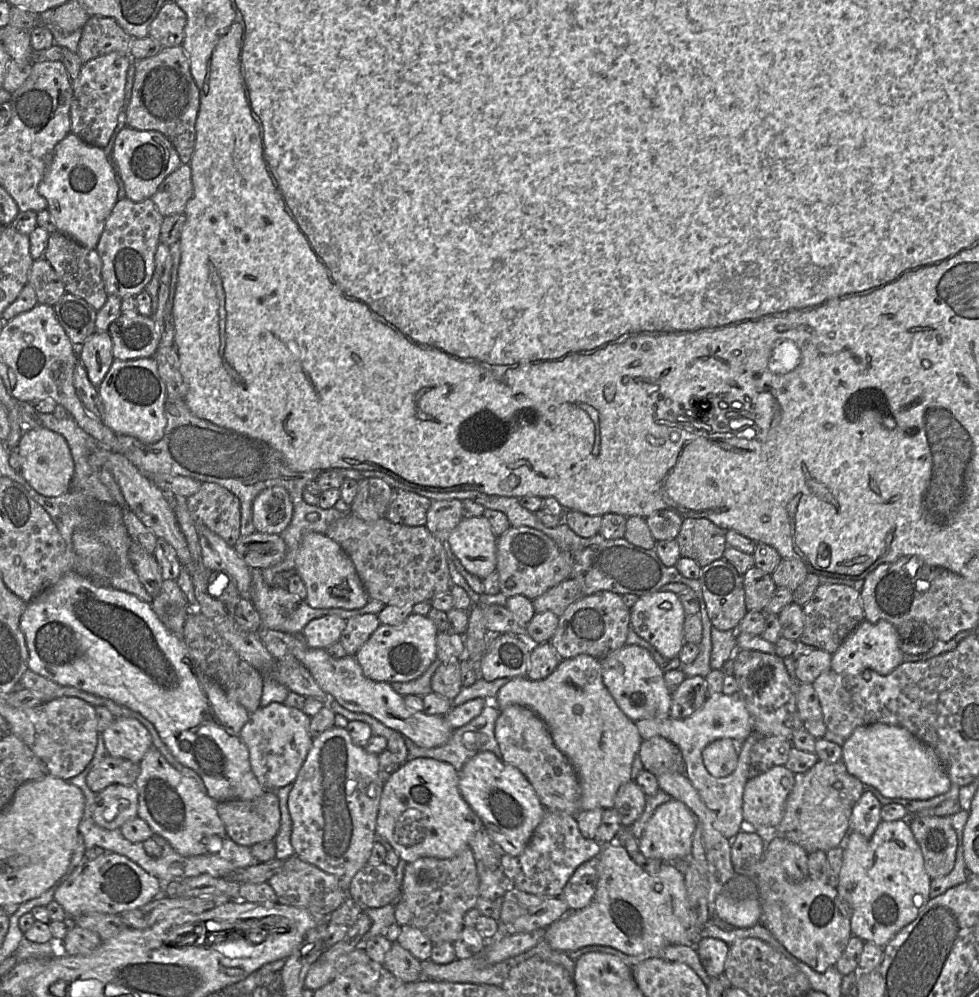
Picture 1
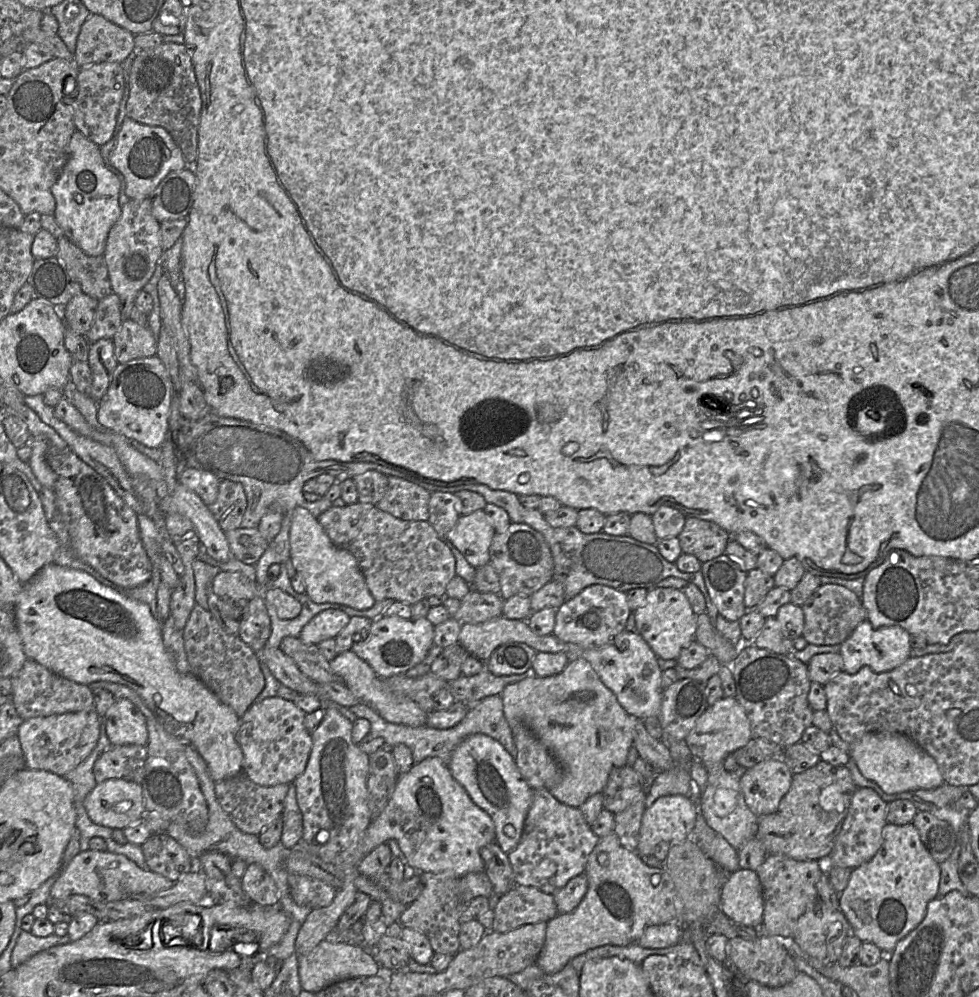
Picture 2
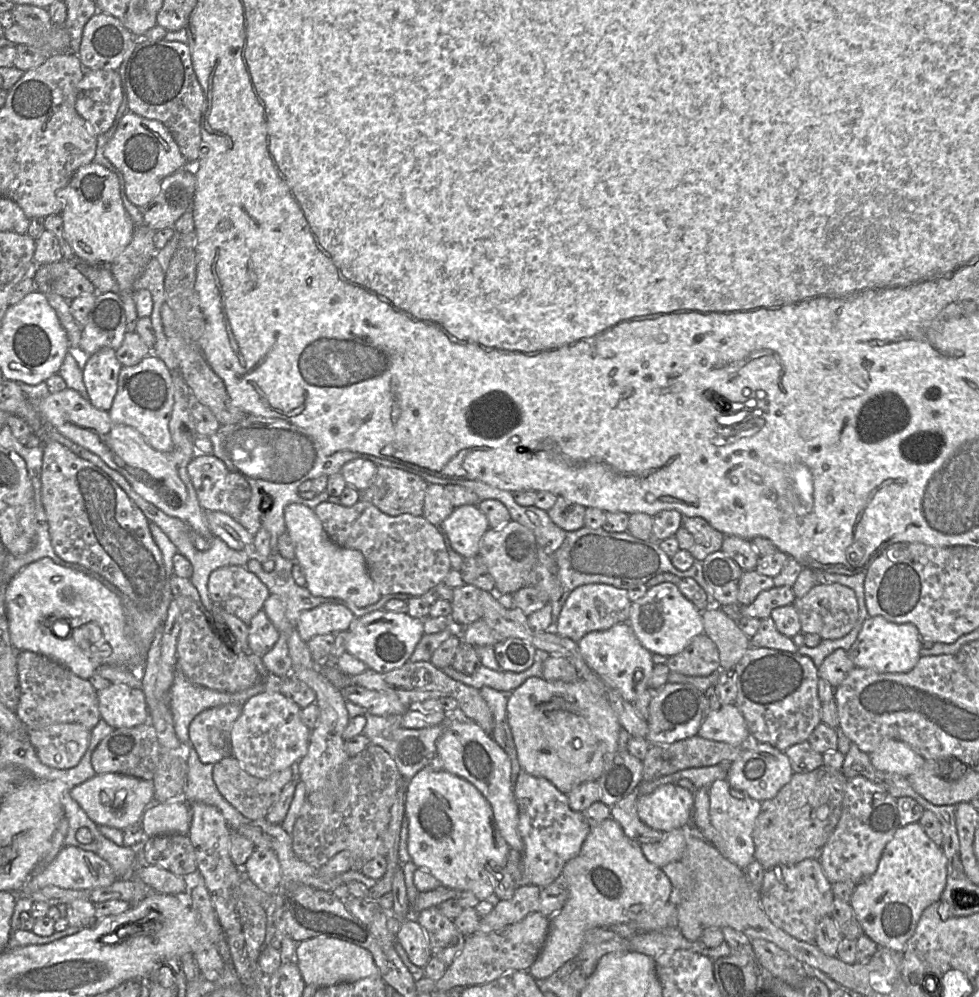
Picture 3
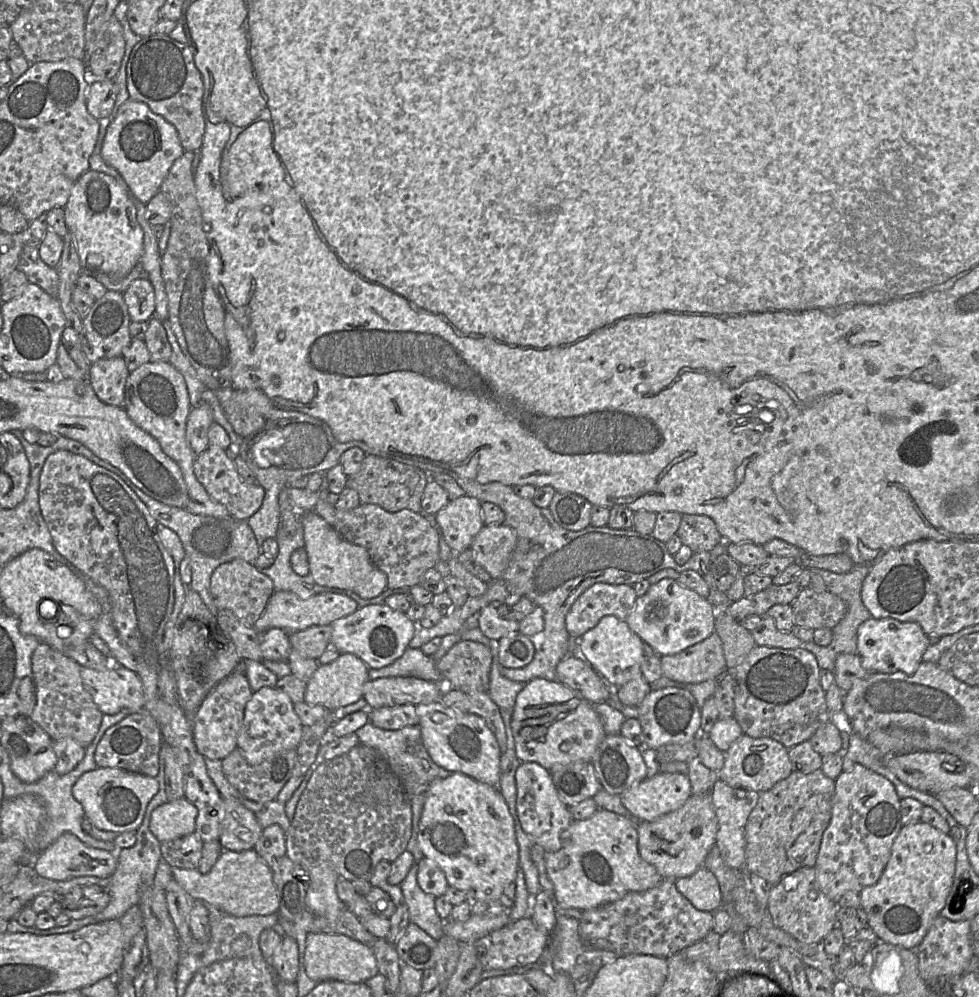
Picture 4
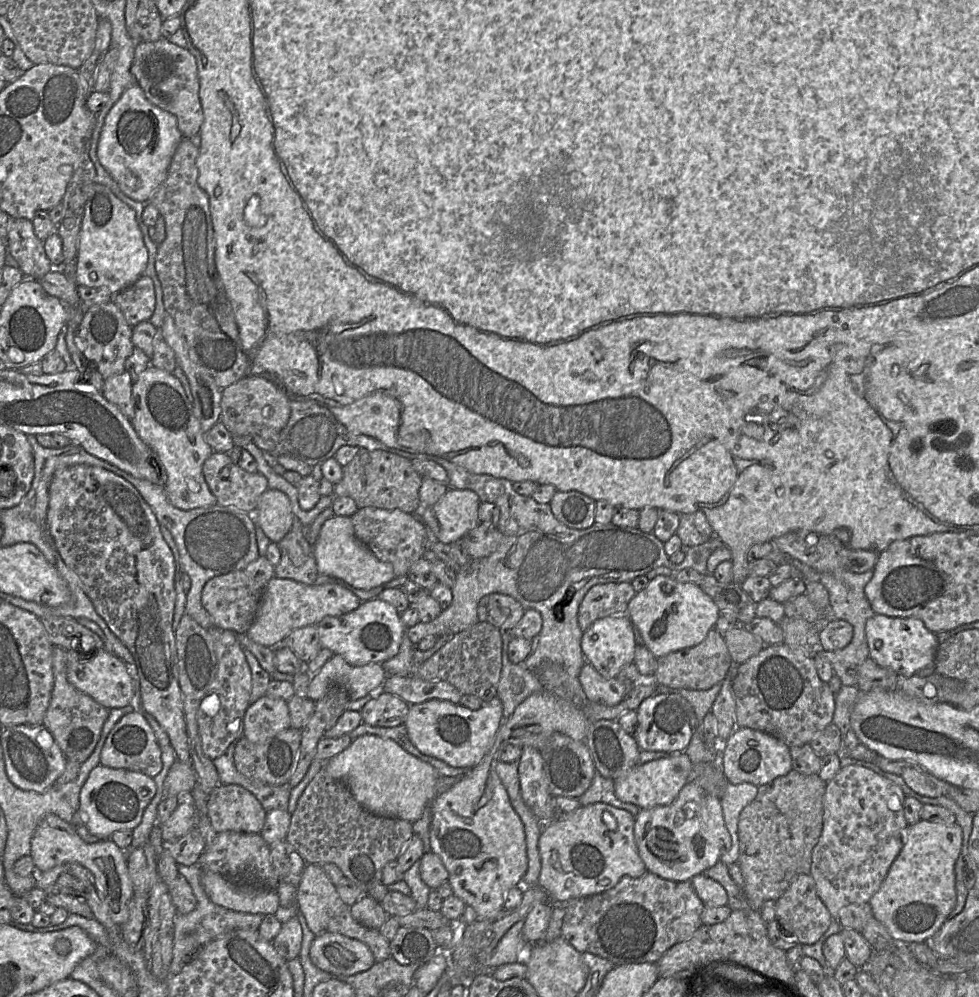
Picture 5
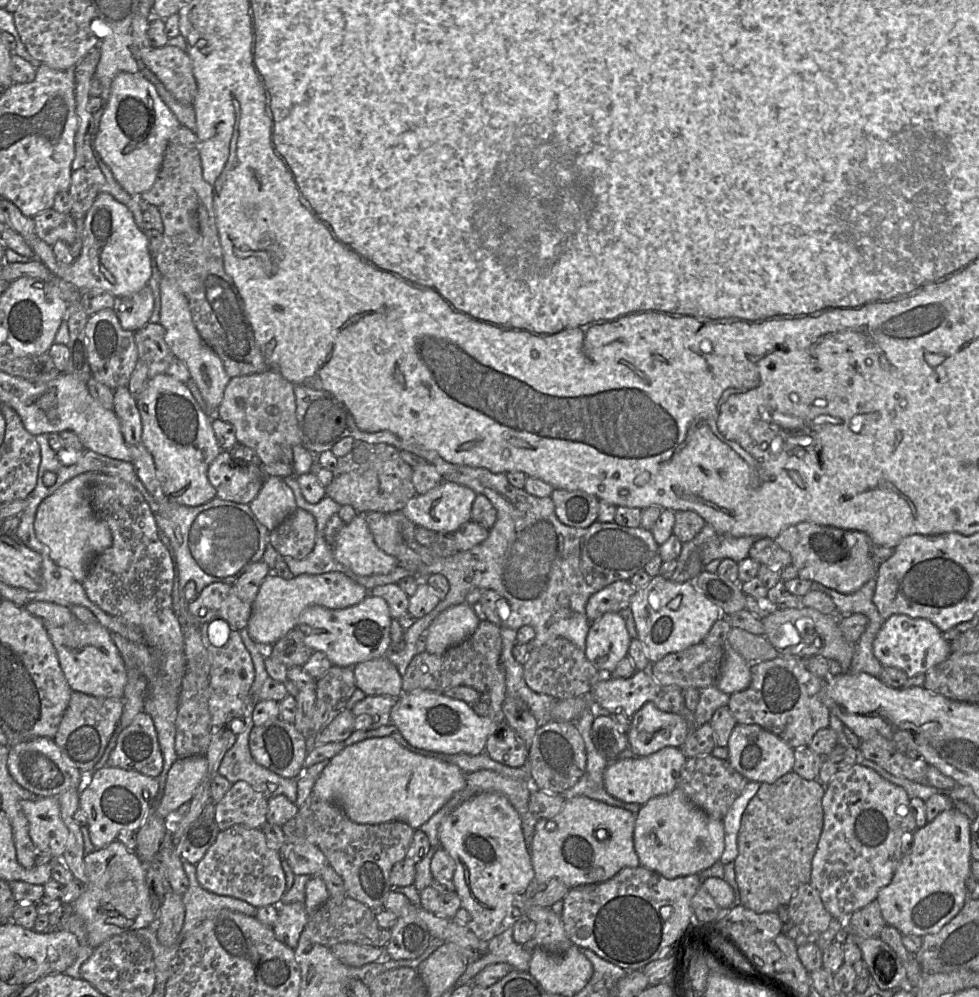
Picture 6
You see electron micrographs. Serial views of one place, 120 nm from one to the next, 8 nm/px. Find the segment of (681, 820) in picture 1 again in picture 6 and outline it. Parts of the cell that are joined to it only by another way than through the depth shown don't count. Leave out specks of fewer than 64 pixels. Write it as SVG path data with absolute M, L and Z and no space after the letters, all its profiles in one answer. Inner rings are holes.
M666 746L647 756L616 759L608 763L603 779L606 791L623 802L645 804L649 799L670 793L677 781L687 757L680 748Z

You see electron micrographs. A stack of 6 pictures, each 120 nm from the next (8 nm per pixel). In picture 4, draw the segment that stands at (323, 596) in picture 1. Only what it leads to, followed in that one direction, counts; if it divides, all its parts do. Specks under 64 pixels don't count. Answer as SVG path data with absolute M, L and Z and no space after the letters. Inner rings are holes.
M315 511L305 512L301 517L301 522L309 571L316 584L350 590L363 599L377 597L388 588L387 575L373 563L366 548L344 540Z

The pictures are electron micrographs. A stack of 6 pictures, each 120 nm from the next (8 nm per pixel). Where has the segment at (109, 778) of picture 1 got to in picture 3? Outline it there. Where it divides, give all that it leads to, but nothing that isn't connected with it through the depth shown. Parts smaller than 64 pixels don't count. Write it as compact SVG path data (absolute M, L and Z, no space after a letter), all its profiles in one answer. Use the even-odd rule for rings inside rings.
M148 721L130 728L119 728L107 735L92 754L92 766L96 774L120 773L152 781L159 762L160 747L157 733Z

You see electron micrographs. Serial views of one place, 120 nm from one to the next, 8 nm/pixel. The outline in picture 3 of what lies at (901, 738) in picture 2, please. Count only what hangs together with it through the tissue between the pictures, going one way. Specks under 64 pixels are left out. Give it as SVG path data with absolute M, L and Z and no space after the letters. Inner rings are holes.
M889 739L869 754L872 765L880 771L908 777L920 769L926 760L902 741Z

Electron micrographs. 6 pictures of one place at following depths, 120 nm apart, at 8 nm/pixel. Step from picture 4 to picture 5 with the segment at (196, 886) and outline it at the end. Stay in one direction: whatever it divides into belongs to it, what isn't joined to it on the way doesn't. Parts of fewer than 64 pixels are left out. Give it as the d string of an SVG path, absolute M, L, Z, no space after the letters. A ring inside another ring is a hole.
M205 870L201 873L201 884L213 903L234 911L275 914L280 906L276 889L237 884Z

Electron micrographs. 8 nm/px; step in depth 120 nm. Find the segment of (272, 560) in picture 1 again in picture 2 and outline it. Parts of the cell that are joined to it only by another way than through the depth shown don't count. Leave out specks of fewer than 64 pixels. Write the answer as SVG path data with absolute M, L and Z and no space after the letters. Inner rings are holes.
M240 527L225 533L232 557L245 564L255 565L270 544L257 528Z

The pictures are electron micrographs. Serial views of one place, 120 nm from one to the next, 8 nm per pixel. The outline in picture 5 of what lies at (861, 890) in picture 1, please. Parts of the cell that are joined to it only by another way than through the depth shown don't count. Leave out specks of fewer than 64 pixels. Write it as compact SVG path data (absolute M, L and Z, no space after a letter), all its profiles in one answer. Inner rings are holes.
M921 819L908 826L899 855L890 866L878 891L869 900L873 916L887 928L894 940L906 944L929 941L947 920L956 904L954 868L962 841L963 830L957 823L948 825Z

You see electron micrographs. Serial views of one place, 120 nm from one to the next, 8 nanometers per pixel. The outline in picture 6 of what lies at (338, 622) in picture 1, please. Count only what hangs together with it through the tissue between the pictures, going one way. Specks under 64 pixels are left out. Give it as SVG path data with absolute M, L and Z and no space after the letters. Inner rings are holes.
M341 572L301 574L289 580L271 573L262 582L252 603L247 631L255 643L269 648L296 628L300 615L307 607L319 605L329 609L344 609L360 603L368 594L370 591L364 586Z

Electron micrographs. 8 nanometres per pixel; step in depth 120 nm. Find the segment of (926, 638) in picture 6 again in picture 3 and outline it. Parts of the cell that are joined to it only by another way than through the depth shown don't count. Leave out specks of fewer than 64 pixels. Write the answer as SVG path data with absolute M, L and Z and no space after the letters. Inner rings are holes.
M881 616L868 617L856 640L847 651L849 658L859 668L869 668L878 673L905 673L912 670L920 659L922 638L911 623L893 623Z

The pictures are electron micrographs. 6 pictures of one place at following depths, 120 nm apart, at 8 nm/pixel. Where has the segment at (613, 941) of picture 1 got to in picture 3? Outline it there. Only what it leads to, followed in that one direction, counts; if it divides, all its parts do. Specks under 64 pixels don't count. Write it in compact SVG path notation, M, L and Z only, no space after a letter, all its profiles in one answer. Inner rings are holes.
M611 817L590 828L579 853L564 865L555 882L567 889L568 899L564 907L549 918L544 946L528 970L536 980L549 978L577 956L589 929L635 921L667 902L674 903L670 879L645 858L640 844L627 837L621 825Z

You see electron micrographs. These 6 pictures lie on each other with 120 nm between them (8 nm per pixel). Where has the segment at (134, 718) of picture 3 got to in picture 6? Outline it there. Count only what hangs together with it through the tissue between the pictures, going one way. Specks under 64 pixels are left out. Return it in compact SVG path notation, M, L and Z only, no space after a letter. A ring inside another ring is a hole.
M74 619L70 623L49 629L48 636L56 650L61 670L73 692L106 698L122 698L127 682L126 665L118 648L112 641L112 633L99 622L83 623Z

